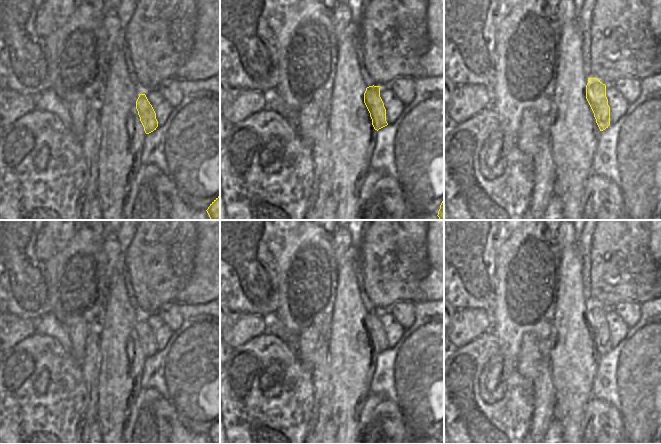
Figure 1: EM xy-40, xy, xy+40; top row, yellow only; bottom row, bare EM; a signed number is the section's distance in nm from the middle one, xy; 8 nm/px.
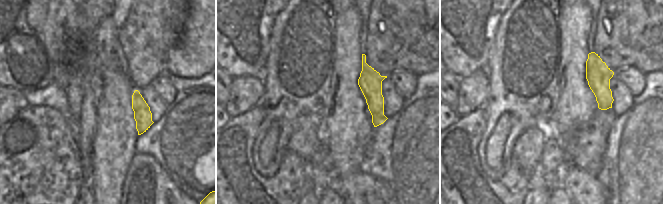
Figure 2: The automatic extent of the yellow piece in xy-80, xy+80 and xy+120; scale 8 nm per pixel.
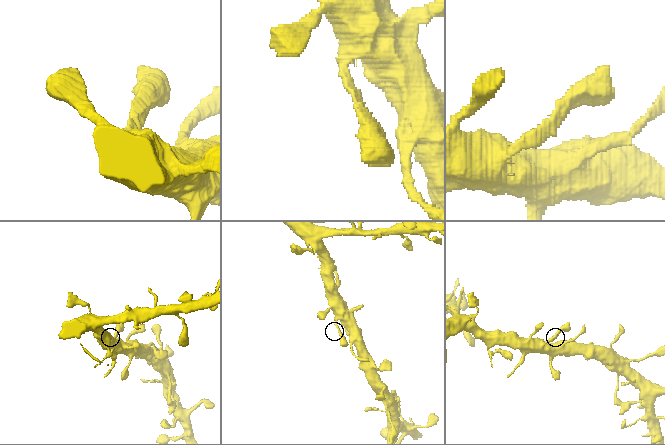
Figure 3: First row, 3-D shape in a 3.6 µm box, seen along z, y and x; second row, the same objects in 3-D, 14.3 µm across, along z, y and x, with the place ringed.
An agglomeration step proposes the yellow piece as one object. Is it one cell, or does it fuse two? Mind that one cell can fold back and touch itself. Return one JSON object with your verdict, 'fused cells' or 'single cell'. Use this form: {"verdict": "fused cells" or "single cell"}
{"verdict": "single cell"}

